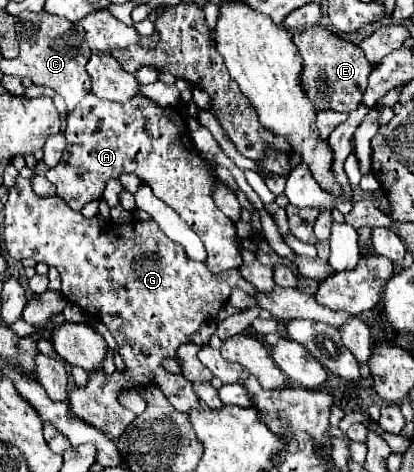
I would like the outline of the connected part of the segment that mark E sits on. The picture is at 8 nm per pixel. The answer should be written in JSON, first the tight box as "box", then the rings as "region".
{"box":[293,26,373,112],"region":[[[323,26],[307,28],[305,32],[293,34],[293,44],[303,58],[303,88],[309,94],[317,110],[337,110],[353,112],[367,88],[367,76],[373,66],[367,62],[365,54],[353,42],[345,42]]]}

